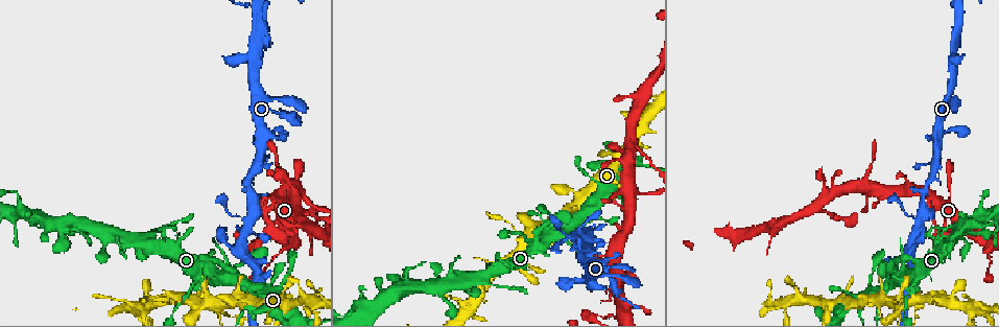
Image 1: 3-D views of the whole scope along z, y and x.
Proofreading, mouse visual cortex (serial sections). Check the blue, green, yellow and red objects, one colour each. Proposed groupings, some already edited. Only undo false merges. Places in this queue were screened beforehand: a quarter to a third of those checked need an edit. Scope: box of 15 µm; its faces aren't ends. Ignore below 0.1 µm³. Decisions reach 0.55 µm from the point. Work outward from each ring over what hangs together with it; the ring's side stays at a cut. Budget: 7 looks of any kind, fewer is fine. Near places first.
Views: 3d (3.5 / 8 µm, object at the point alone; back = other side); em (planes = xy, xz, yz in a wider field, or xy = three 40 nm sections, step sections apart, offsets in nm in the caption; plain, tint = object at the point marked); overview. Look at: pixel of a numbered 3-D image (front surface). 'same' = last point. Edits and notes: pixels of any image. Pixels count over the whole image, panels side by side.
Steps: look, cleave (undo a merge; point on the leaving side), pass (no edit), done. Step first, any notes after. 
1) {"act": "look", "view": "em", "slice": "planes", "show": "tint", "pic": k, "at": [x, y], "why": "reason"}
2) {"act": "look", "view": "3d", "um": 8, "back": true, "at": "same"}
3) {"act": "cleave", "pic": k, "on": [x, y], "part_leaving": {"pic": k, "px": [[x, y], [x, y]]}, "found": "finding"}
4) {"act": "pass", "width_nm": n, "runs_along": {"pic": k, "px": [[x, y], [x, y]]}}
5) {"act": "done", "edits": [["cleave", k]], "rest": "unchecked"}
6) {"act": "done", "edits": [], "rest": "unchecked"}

{"act": "look", "view": "3d", "um": 3.5, "back": true, "pic": 1, "at": [256, 6]}

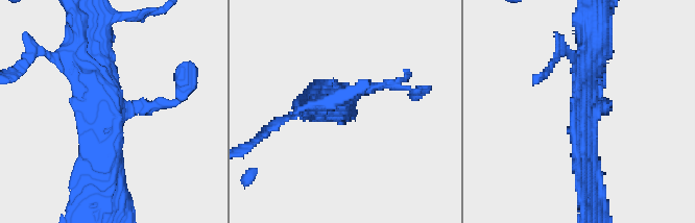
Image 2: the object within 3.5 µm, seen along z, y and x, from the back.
{"act": "look", "view": "em", "slice": "xy", "step": 2, "show": "tint", "pic": 2, "at": [584, 111], "why": "now the EM"}

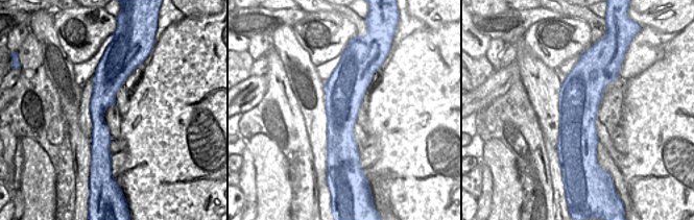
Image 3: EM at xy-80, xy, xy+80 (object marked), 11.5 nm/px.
{"act": "pass", "runs_along": {"pic": 2, "px": [[105, 180], [115, 113], [64, 72]]}, "found": "all the same cell"}

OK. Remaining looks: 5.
{"act": "look", "view": "3d", "um": 8, "pic": 1, "at": [870, 189], "why": "sharp bend"}

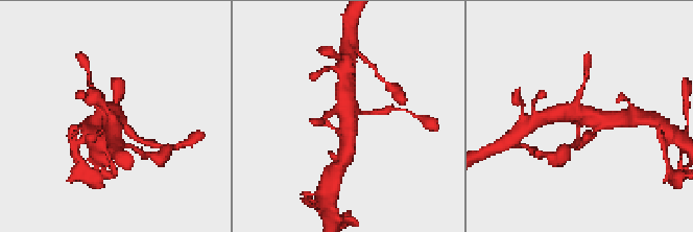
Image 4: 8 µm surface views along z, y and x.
{"act": "look", "view": "3d", "um": 3.5, "pic": 4, "at": [580, 117]}

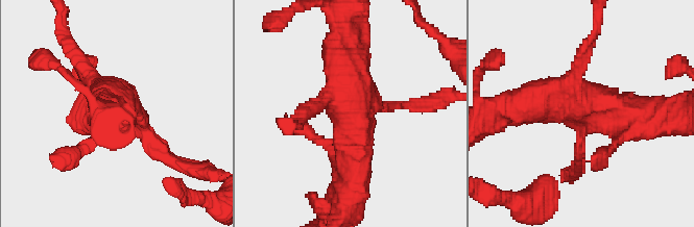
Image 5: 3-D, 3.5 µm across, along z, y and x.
{"act": "pass", "runs_along": {"pic": 5, "px": [[355, 169], [341, 35]]}, "found": "one cell here"}

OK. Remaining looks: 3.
{"act": "look", "view": "3d", "um": 3.5, "back": true, "pic": 1, "at": [296, 207], "why": "two arms in line, one across"}

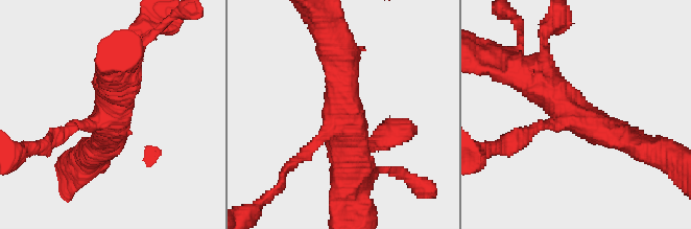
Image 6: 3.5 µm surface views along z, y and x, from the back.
{"act": "look", "view": "em", "slice": "xy", "step": 1, "show": "tint", "pic": 6, "at": [348, 117], "arms": 3, "arm_widths_nm": [150, 400, 400]}

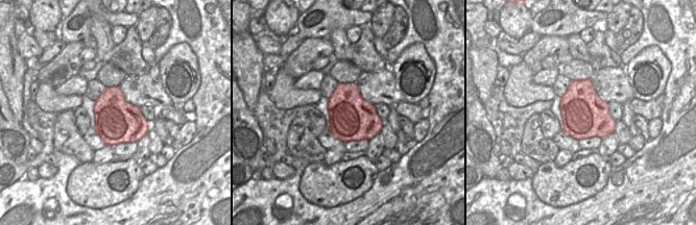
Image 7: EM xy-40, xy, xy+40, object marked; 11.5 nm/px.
{"act": "look", "view": "em", "slice": "xy", "step": 5, "show": "tint", "at": "same"}

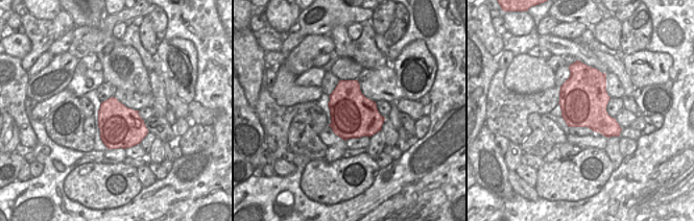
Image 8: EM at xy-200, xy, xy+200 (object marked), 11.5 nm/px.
{"act": "pass", "runs_along": {"pic": 6, "px": [[522, 70], [573, 115], [632, 144]]}, "found": "all the same cell"}

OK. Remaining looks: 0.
{"act": "done", "edits": [], "rest": "unchecked"}

